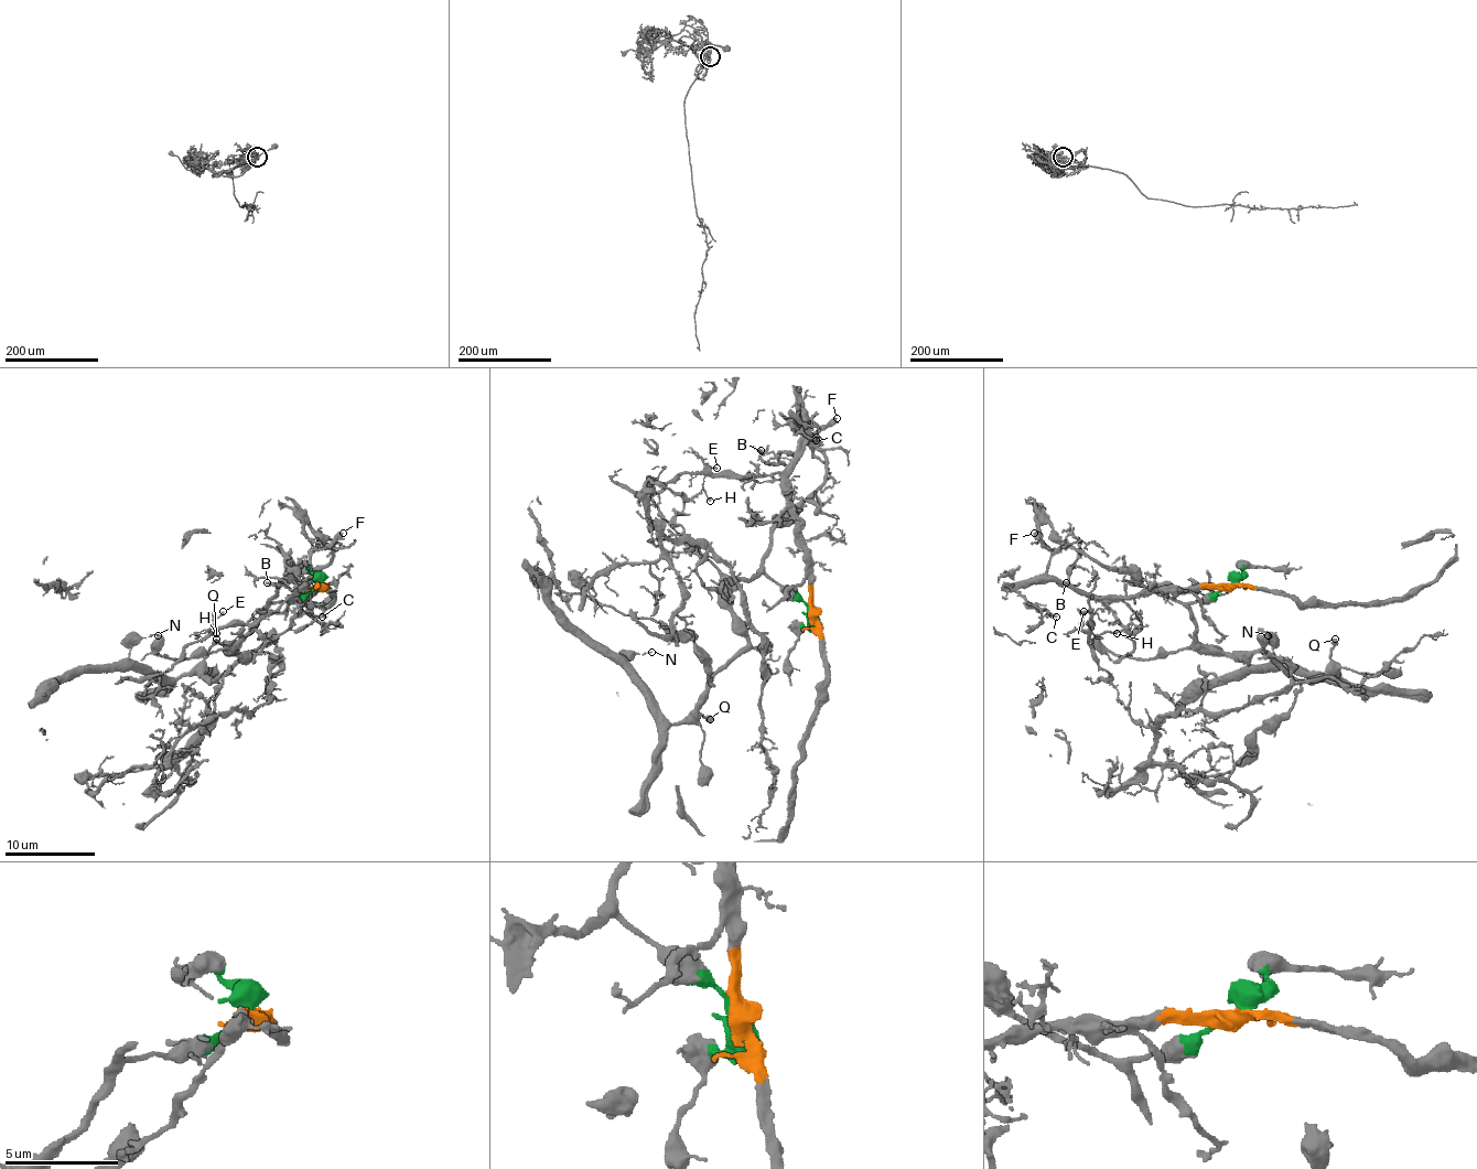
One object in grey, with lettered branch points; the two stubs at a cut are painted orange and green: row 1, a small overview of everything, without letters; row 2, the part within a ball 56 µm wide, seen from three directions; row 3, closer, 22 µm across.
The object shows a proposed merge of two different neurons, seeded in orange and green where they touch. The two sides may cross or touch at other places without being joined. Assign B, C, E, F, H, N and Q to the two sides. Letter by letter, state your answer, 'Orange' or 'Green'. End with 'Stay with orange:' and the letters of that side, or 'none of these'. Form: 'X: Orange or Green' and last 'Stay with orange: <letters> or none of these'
B: Orange
C: Orange
E: Orange
F: Orange
H: Orange
N: Green
Q: Green
Stay with orange: B, C, E, F, H

